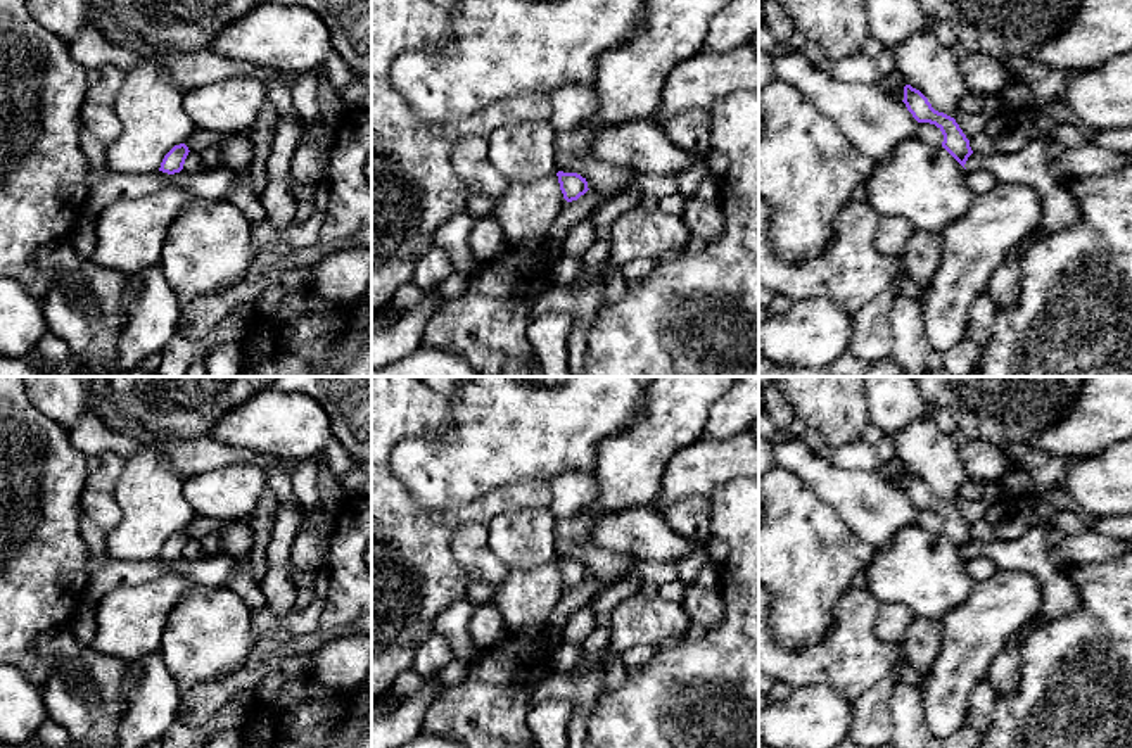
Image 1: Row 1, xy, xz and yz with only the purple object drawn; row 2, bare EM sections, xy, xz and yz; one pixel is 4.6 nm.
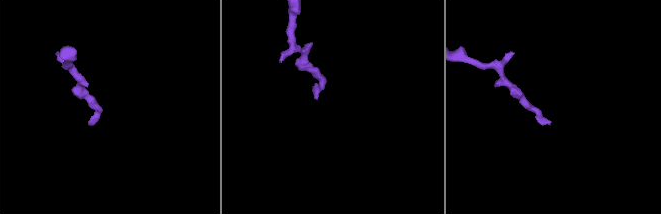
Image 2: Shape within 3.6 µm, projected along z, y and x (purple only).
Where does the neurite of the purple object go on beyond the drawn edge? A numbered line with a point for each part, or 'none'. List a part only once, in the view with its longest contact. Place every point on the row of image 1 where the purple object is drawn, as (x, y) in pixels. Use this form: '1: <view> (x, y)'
none

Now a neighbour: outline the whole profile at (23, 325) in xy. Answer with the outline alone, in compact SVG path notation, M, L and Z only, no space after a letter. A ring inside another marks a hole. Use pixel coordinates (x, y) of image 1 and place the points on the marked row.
M0 278L0 356L31 356L45 333L43 299L12 278Z

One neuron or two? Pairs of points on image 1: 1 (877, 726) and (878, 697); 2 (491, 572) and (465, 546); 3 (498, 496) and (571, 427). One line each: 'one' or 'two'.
1: one
2: one
3: two

